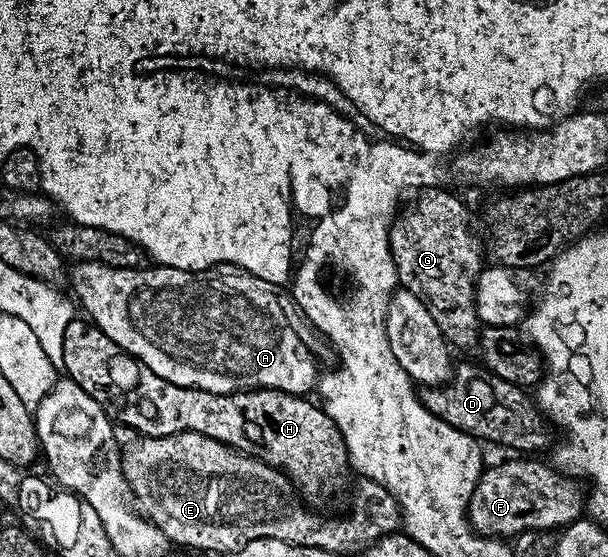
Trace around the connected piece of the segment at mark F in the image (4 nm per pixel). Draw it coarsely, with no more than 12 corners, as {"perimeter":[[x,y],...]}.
{"perimeter":[[542,458],[485,469],[466,508],[479,536],[562,530],[584,488]]}

